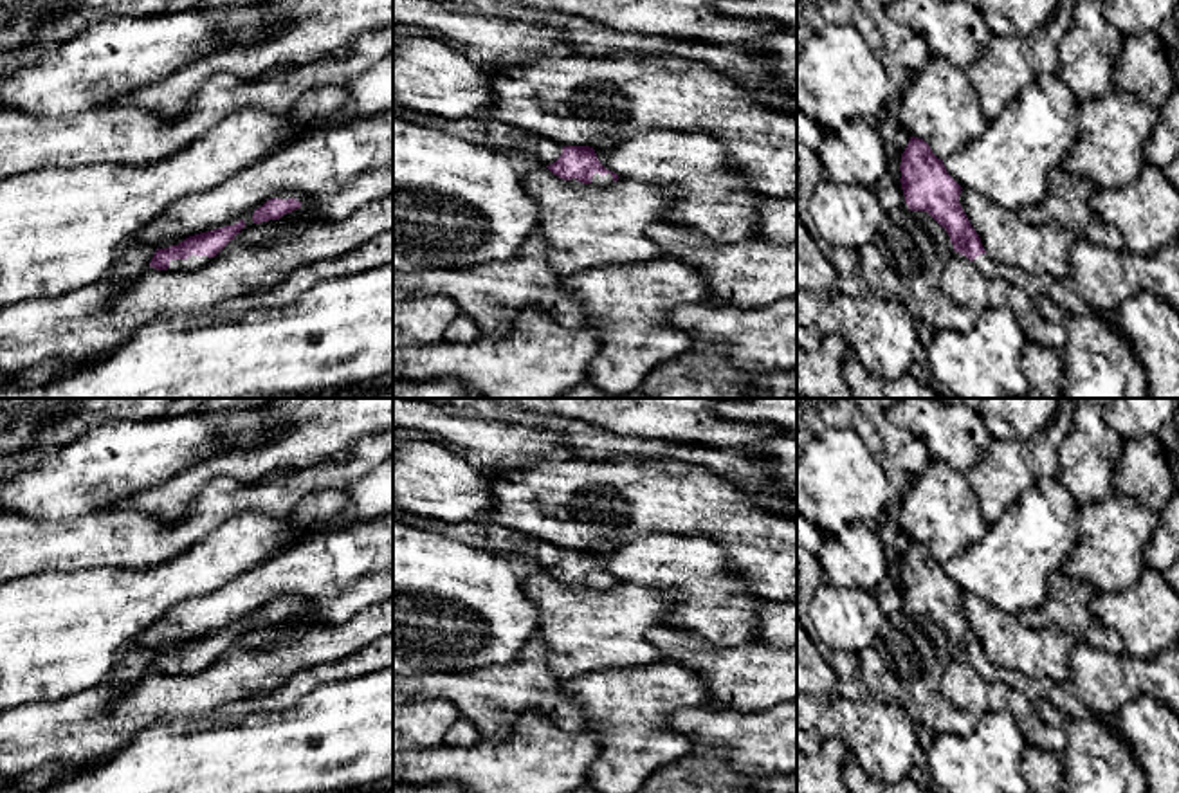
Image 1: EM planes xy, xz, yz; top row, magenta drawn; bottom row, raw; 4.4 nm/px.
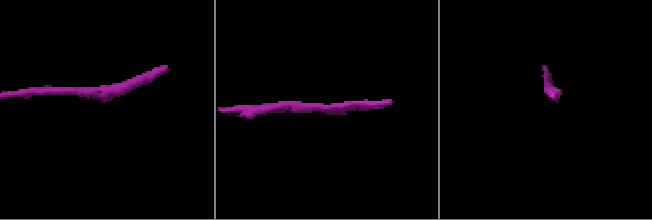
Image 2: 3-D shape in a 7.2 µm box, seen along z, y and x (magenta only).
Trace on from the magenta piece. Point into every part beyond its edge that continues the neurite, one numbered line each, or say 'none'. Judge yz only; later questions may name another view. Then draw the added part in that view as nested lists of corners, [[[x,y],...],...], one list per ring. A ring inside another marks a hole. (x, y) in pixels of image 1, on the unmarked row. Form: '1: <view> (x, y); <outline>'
1: yz (1062, 696); [[[981,658],[973,663],[975,672],[988,683],[1006,683],[1020,692],[1024,692],[1033,703],[1047,699],[1060,712],[1078,717],[1101,723],[1109,726],[1118,735],[1125,737],[1116,725],[1116,717],[1105,717],[1091,712],[1082,699],[1074,694],[1071,681],[1056,683],[1049,678],[1028,678],[1017,670],[1006,670],[995,667],[988,658]],[[1125,737],[1127,739],[1127,737]]]

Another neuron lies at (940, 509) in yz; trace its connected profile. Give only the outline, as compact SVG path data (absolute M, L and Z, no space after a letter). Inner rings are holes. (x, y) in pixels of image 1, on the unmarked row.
M936 460L910 479L898 523L941 564L981 541L988 528L966 476Z

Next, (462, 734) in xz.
M458 719L443 737L447 748L471 748L480 741L474 725L467 719Z

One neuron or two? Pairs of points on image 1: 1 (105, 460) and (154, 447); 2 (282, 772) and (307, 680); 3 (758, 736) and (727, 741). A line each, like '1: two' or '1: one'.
1: one
2: two
3: one

